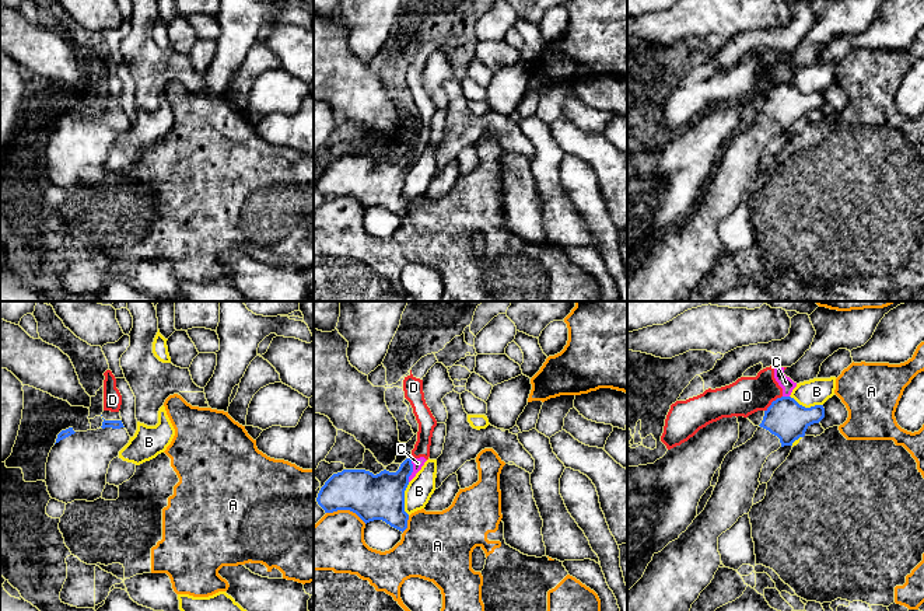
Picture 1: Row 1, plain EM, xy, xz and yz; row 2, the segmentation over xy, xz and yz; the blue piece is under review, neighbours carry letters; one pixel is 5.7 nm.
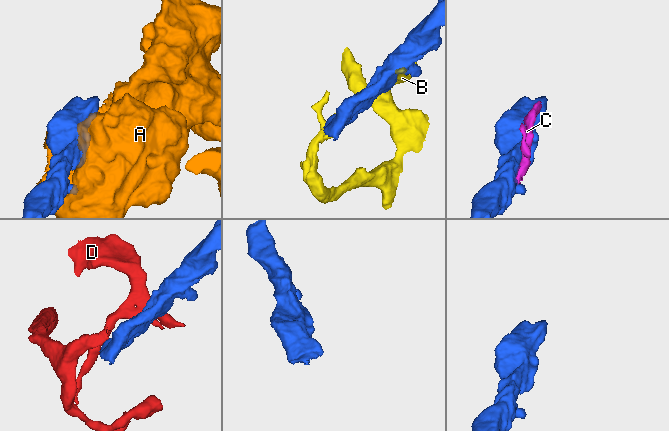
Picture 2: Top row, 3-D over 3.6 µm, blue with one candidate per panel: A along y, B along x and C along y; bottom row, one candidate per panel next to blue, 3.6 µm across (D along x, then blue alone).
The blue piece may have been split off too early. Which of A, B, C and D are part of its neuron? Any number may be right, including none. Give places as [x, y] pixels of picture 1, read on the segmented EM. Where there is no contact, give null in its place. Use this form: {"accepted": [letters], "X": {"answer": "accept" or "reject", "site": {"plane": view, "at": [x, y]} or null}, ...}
{"accepted": [], "A": {"answer": "reject", "site": {"plane": "xz", "at": [346, 509]}}, "B": {"answer": "reject", "site": {"plane": "xz", "at": [403, 499]}}, "C": {"answer": "reject", "site": {"plane": "xz", "at": [412, 470]}}, "D": {"answer": "reject", "site": {"plane": "yz", "at": [772, 402]}}}

